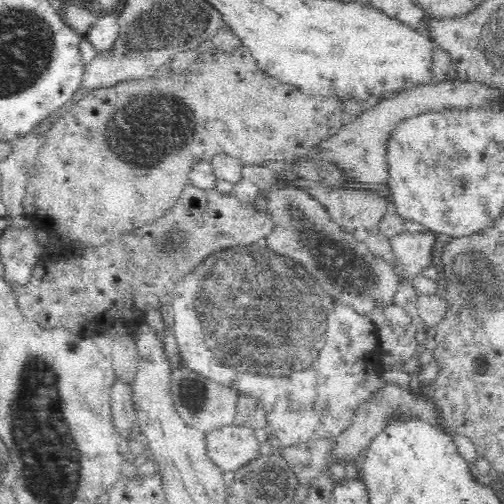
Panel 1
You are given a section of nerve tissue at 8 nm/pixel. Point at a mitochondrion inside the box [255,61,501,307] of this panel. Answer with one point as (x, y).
(468, 264)

